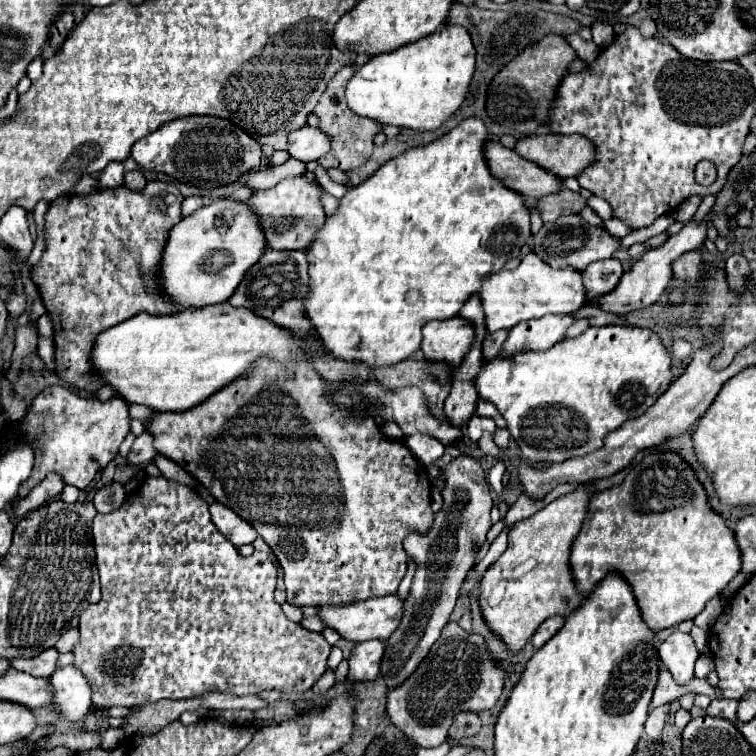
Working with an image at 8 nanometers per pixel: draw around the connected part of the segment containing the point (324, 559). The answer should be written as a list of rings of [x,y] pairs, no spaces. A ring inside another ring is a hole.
[[[261,358],[257,360],[243,376],[233,380],[233,384],[223,386],[213,396],[203,400],[201,404],[183,410],[183,412],[157,412],[153,414],[145,430],[153,434],[155,450],[165,458],[177,462],[183,470],[187,470],[195,480],[199,480],[209,494],[221,502],[223,506],[231,508],[239,514],[245,522],[249,522],[257,534],[269,544],[273,550],[279,566],[283,568],[285,588],[287,588],[287,602],[293,606],[329,606],[329,604],[347,604],[353,600],[367,600],[377,596],[395,594],[399,582],[407,572],[407,556],[403,548],[403,538],[409,532],[425,532],[429,524],[433,524],[433,510],[431,510],[431,482],[427,480],[427,466],[421,464],[409,448],[401,440],[391,440],[381,432],[381,426],[373,420],[371,414],[353,414],[353,410],[345,410],[341,406],[331,404],[327,392],[331,392],[331,382],[323,380],[313,366],[297,364],[287,368],[275,360]]]

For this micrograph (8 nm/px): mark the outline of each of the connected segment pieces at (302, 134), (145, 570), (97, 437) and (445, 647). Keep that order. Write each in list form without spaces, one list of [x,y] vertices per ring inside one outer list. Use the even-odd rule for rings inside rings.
[[[303,126],[287,134],[287,152],[291,158],[301,162],[319,160],[329,150],[329,138],[319,128]]]
[[[145,478],[123,502],[119,510],[113,510],[109,514],[97,514],[93,520],[93,544],[95,544],[95,562],[101,578],[101,602],[89,606],[79,620],[79,642],[73,646],[73,666],[81,670],[81,674],[87,678],[89,686],[93,688],[91,704],[95,708],[113,708],[113,706],[143,706],[147,702],[157,700],[185,700],[185,698],[197,698],[207,692],[233,692],[237,696],[243,694],[259,694],[263,690],[281,690],[281,692],[307,692],[325,672],[327,658],[331,652],[331,646],[325,642],[325,638],[317,632],[309,632],[301,628],[299,624],[285,618],[281,606],[273,598],[275,580],[277,580],[277,566],[271,562],[271,558],[263,552],[253,552],[253,556],[243,558],[239,550],[213,528],[213,522],[209,520],[209,506],[191,492],[189,486],[159,478]]]
[[[63,386],[45,388],[29,406],[19,424],[7,430],[9,446],[31,446],[35,450],[35,464],[29,480],[19,486],[19,496],[27,496],[47,474],[59,474],[63,484],[85,490],[97,472],[101,472],[119,450],[119,444],[129,434],[129,404],[121,398],[101,402],[97,398],[83,398]]]
[[[449,622],[443,628],[439,640],[433,644],[429,654],[425,656],[425,660],[417,666],[417,670],[403,684],[399,684],[397,688],[387,692],[387,714],[389,714],[391,722],[399,730],[403,730],[411,740],[415,740],[419,746],[433,748],[447,740],[449,724],[453,722],[453,716],[457,712],[487,710],[497,702],[501,690],[503,690],[503,668],[489,658],[483,638],[475,636],[475,634],[467,634],[457,622]]]

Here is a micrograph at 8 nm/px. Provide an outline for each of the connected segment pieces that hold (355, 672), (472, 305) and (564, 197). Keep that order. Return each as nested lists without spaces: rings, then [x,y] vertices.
[[[369,640],[355,644],[349,656],[349,680],[351,682],[371,682],[379,676],[381,666],[381,652],[383,652],[381,640]]]
[[[475,294],[475,296],[469,296],[469,300],[463,304],[463,308],[459,310],[457,316],[469,320],[475,330],[477,330],[477,328],[483,328],[485,316],[481,316],[481,300],[477,300],[477,294]]]
[[[561,184],[559,192],[555,192],[553,196],[537,200],[537,208],[541,210],[543,222],[555,222],[559,216],[577,214],[585,204],[587,204],[585,198],[579,192],[569,190],[565,184]]]

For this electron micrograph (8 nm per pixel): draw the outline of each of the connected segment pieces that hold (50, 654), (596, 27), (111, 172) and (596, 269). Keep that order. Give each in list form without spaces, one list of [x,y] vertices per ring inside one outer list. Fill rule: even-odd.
[[[55,648],[43,650],[39,656],[35,658],[13,658],[9,660],[11,668],[27,672],[31,676],[39,676],[39,678],[49,678],[55,670],[55,660],[57,660],[59,652]]]
[[[595,22],[593,26],[591,26],[591,30],[593,30],[593,42],[599,46],[599,48],[605,48],[605,46],[609,46],[611,44],[611,40],[613,40],[613,28],[609,26],[609,24],[603,24],[603,22]]]
[[[110,162],[109,168],[101,172],[99,176],[99,186],[101,188],[117,188],[124,181],[124,166],[122,162]]]
[[[597,260],[583,270],[583,286],[585,286],[585,300],[593,302],[595,298],[611,292],[623,276],[623,266],[619,260]]]

